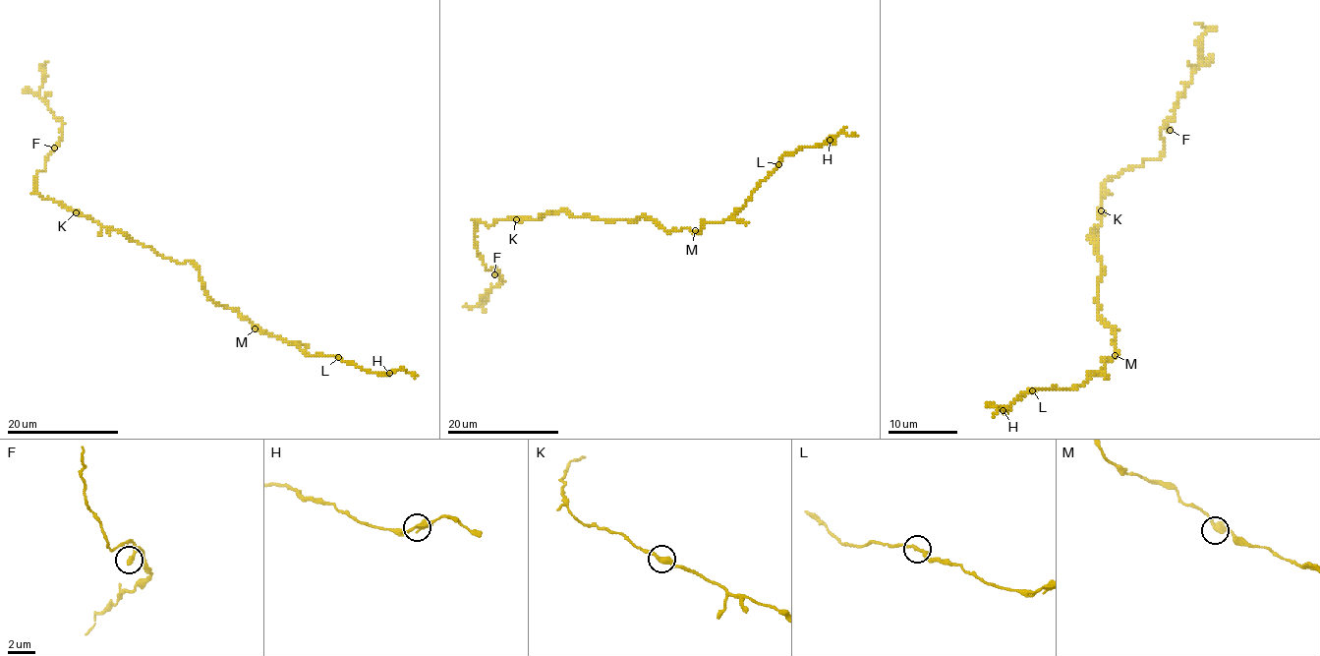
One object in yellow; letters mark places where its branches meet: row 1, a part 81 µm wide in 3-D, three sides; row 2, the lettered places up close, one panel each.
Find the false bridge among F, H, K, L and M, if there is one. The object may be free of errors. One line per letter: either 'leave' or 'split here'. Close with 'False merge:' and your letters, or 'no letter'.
F: leave
H: leave
K: leave
L: leave
M: leave
False merge: no letter

